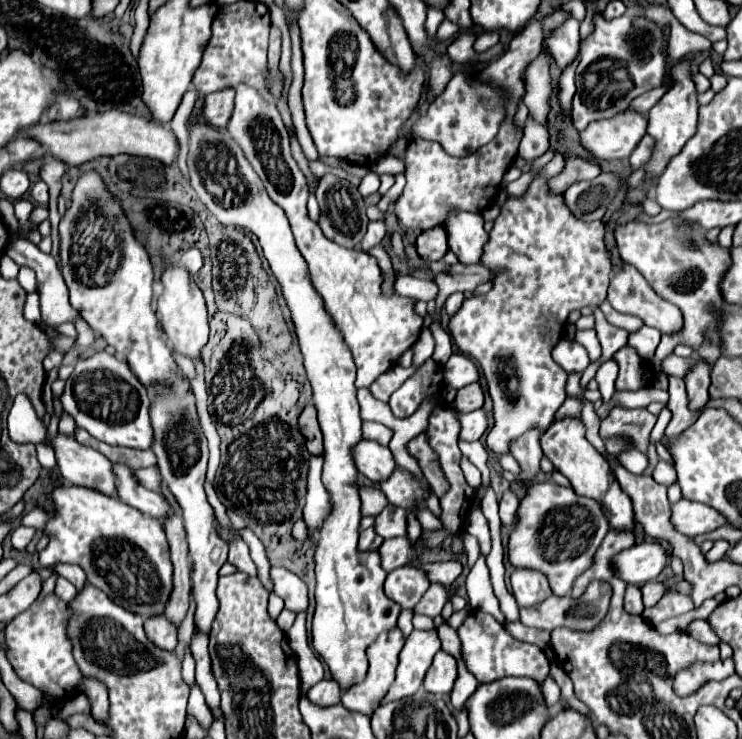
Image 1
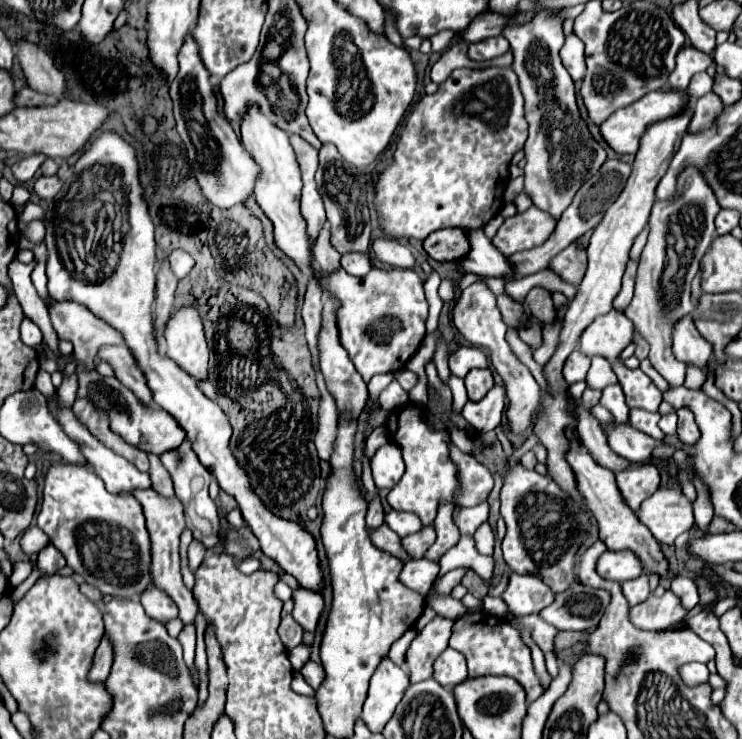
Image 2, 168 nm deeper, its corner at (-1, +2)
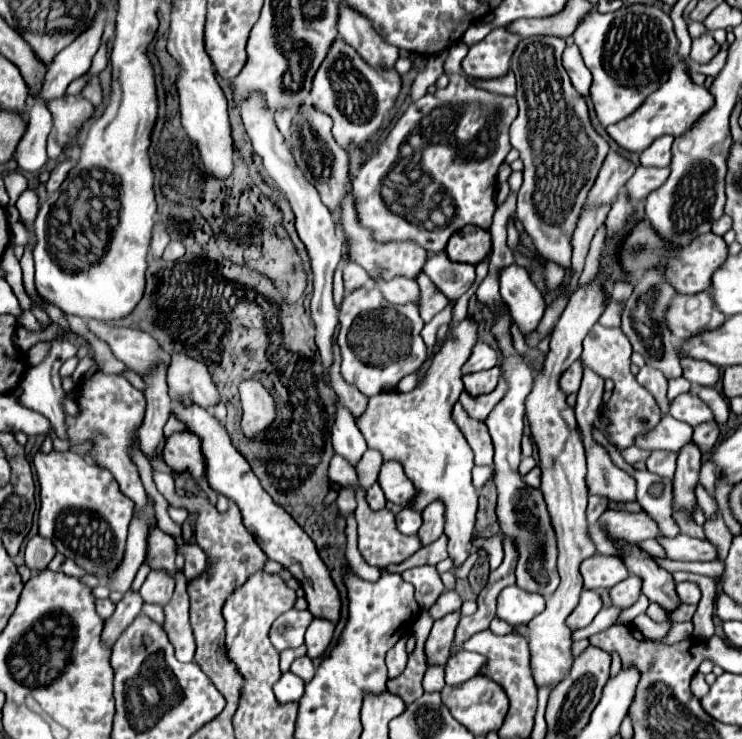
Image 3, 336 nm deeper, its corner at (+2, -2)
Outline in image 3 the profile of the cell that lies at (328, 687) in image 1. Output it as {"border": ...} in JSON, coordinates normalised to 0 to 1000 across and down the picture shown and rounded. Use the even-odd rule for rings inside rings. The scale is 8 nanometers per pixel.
{"border":[[[408,888],[408,890],[400,890],[400,893],[395,896],[392,909],[395,909],[395,912],[400,912],[403,917],[408,917],[411,923],[416,923],[416,920],[422,920],[422,915],[425,915],[425,901],[422,901],[419,890]]]}

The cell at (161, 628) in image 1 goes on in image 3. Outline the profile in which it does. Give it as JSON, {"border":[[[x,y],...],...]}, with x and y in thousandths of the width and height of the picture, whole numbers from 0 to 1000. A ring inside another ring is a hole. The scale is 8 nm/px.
{"border":[[[204,771],[201,779],[195,782],[187,804],[193,806],[195,815],[206,815],[206,817],[225,817],[230,812],[230,804],[233,804],[233,779],[228,779],[225,774],[212,774],[212,771]]]}

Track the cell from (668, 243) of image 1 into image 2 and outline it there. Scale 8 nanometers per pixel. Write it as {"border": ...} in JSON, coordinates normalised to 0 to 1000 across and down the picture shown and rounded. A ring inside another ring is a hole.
{"border":[[[846,352],[846,360],[844,360],[844,371],[841,371],[841,379],[838,379],[838,390],[827,406],[827,417],[841,422],[844,415],[849,411],[854,401],[854,387],[857,382],[857,363],[860,363],[860,352]]]}

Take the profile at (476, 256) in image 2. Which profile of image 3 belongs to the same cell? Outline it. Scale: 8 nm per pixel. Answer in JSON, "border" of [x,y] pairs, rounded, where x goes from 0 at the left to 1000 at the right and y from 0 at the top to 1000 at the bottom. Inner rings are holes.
{"border":[[[691,357],[675,365],[675,403],[683,409],[691,436],[708,457],[724,447],[736,411],[708,363]]]}

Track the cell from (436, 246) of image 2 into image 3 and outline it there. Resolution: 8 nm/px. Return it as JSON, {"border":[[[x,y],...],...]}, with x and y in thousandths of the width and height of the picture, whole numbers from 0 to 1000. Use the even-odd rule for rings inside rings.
{"border":[[[627,306],[608,319],[600,341],[613,355],[629,355],[643,360],[662,344],[662,317],[651,309]]]}

